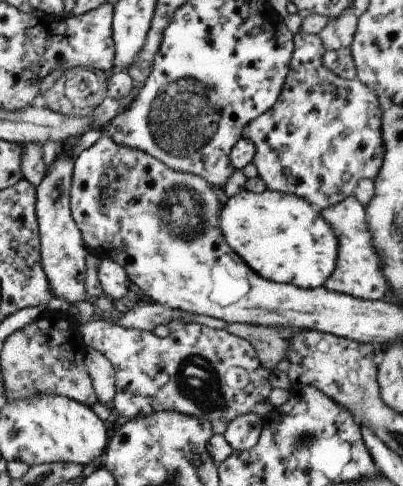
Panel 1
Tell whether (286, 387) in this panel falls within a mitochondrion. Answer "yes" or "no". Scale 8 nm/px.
no

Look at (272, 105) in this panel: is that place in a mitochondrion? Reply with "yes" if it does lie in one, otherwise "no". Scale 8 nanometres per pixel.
no

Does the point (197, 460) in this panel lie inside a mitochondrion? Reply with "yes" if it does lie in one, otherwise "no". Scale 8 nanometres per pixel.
no

